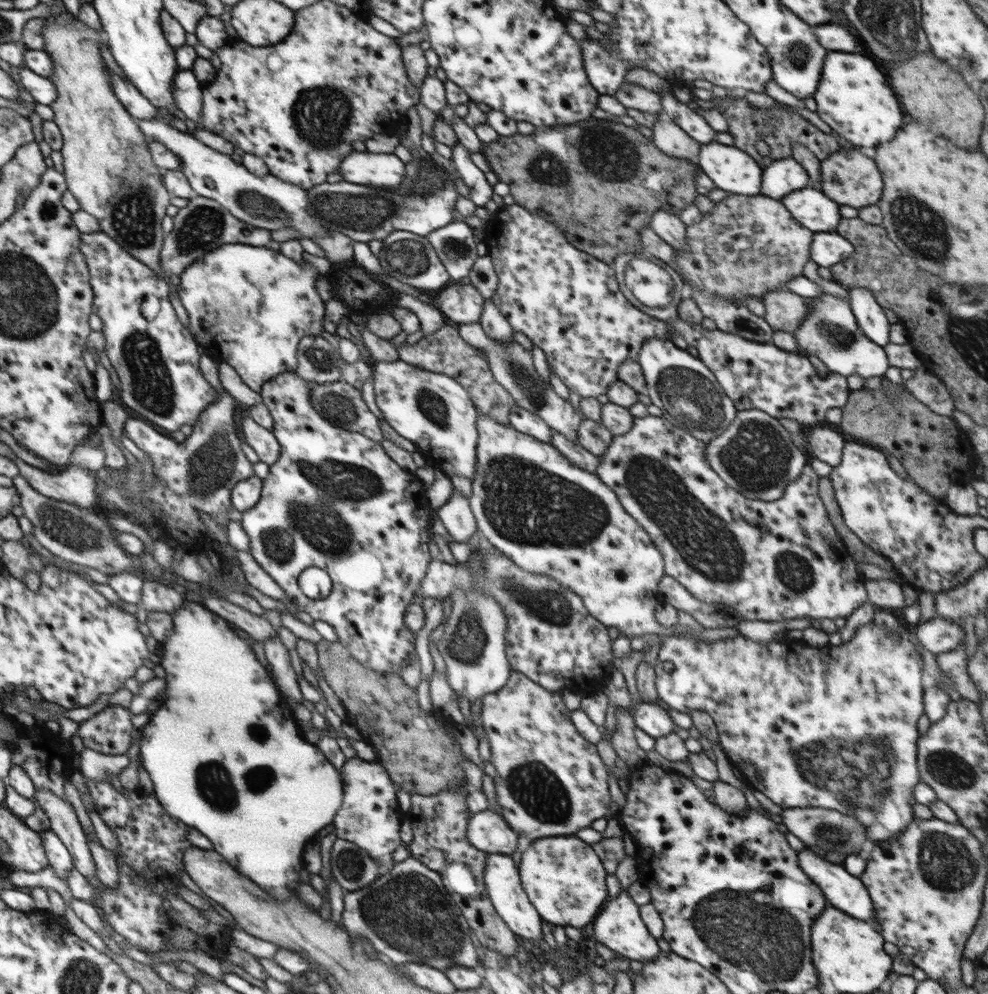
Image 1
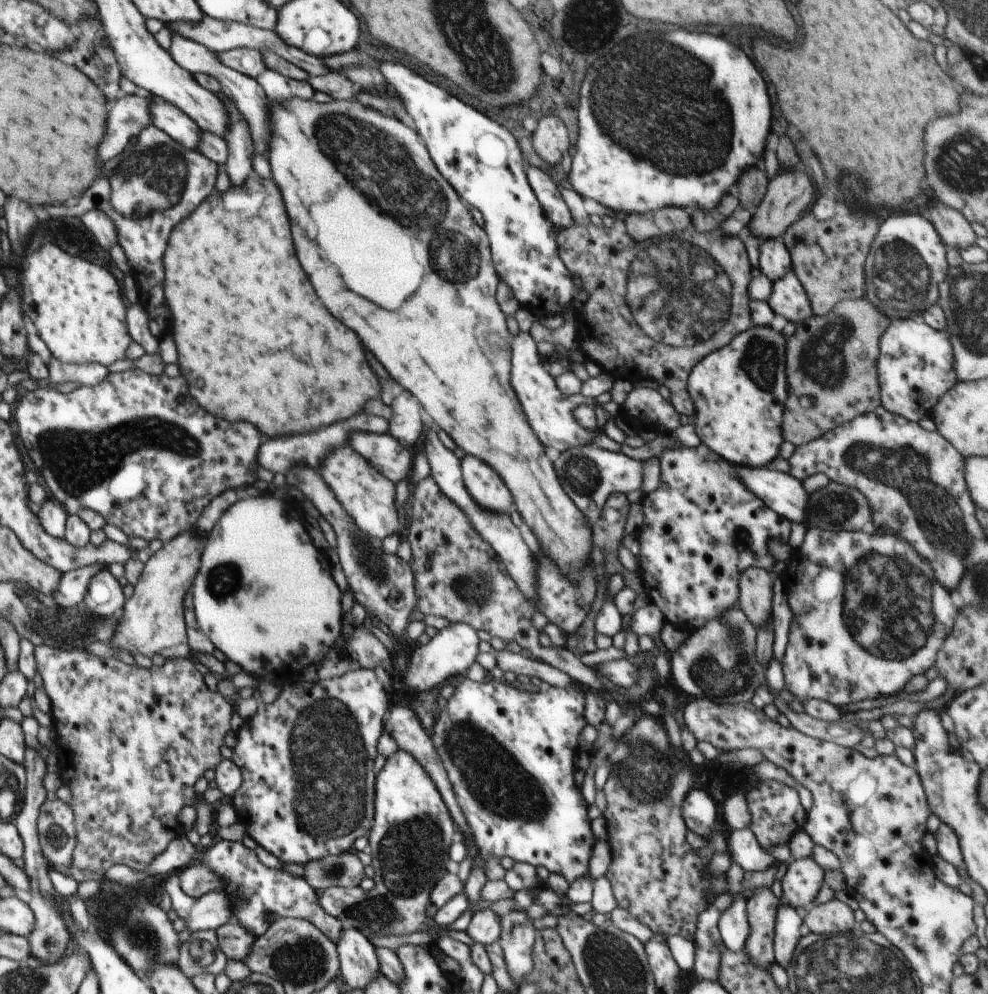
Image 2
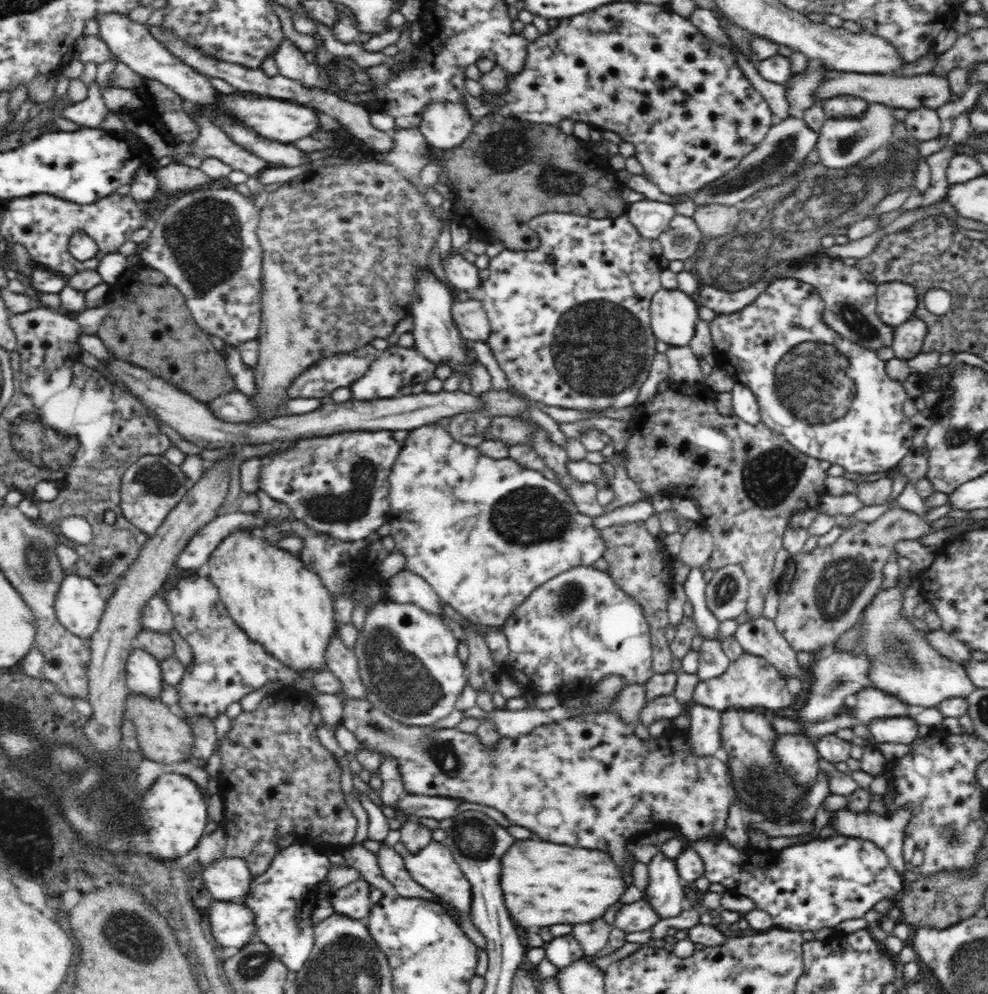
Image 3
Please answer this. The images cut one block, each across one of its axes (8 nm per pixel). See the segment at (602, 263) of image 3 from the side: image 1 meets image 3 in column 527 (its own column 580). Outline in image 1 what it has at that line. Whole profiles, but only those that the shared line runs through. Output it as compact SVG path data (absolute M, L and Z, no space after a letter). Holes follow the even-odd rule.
M512 205L505 206L503 209L498 210L492 218L488 221L486 227L486 235L483 239L484 244L487 246L488 256L492 259L493 267L495 268L496 274L498 275L499 282L498 288L494 290L492 295L492 301L494 305L498 307L500 313L506 317L508 323L512 327L512 330L520 331L522 334L525 334L530 338L534 346L538 346L546 356L546 362L550 366L550 370L554 371L558 378L564 382L564 384L569 388L570 391L578 393L581 398L597 398L600 394L606 394L612 382L616 383L618 381L618 367L622 365L622 361L626 359L638 360L638 354L640 353L640 348L642 344L646 342L646 339L650 337L658 337L658 339L672 339L672 331L674 333L681 334L684 337L684 340L690 345L691 350L695 355L711 370L713 371L714 376L717 378L719 385L724 393L726 393L731 401L734 403L737 411L756 409L759 411L764 411L766 414L773 416L777 419L788 418L790 420L798 421L801 425L822 425L826 422L825 416L828 410L831 408L841 408L843 407L849 399L850 390L846 383L846 377L842 374L838 374L832 371L829 371L827 376L824 377L822 374L818 374L814 365L808 361L808 356L805 356L803 353L799 352L785 352L780 348L774 346L772 342L770 343L760 343L760 342L750 342L750 340L744 340L740 338L738 334L728 334L728 332L722 332L722 330L708 330L704 328L701 324L688 324L680 318L676 318L670 326L662 320L656 320L652 318L646 312L638 310L629 299L627 299L624 294L622 294L619 288L619 282L616 278L616 272L613 268L613 265L610 263L602 262L601 259L594 258L591 254L586 254L586 251L578 250L572 243L569 242L567 237L567 232L558 224L550 221L550 218L544 218L537 216L536 214L531 214L529 211L526 211L524 208L521 208L521 205Z

